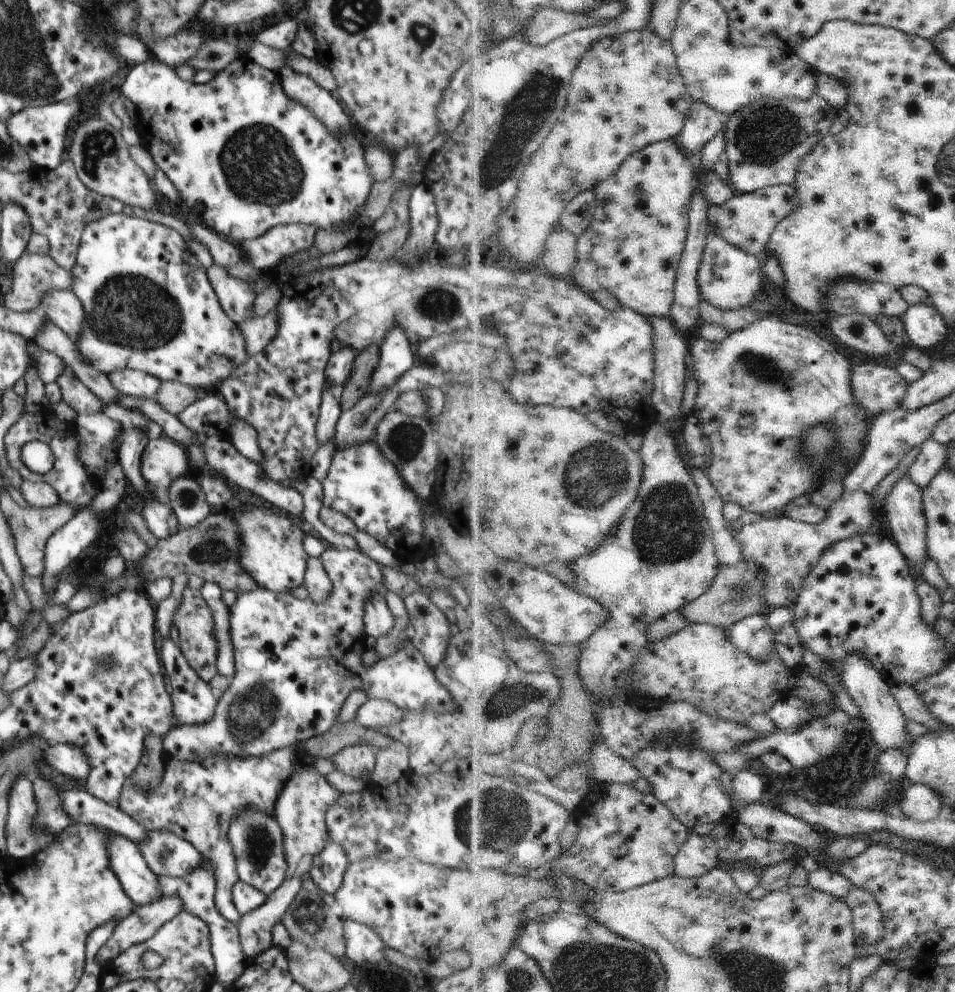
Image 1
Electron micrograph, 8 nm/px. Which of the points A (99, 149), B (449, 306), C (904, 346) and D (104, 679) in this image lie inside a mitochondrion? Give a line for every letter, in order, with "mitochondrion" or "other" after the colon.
A: mitochondrion
B: mitochondrion
C: other
D: mitochondrion

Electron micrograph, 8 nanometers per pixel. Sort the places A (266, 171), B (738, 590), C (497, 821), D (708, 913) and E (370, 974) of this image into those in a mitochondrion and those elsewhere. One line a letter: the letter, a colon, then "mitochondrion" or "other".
A: mitochondrion
B: mitochondrion
C: mitochondrion
D: other
E: other

